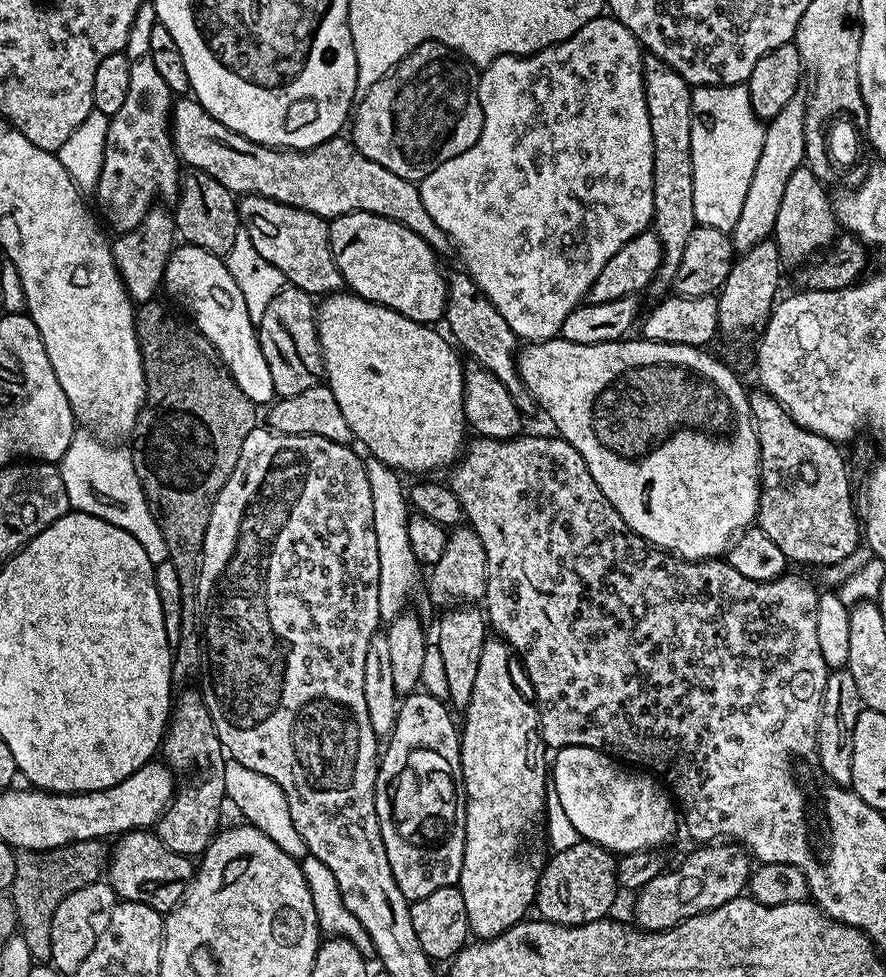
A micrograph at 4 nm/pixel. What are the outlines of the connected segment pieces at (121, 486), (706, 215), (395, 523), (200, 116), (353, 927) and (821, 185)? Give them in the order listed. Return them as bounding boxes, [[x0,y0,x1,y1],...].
[[58,430,169,565],[690,84,764,233],[364,457,420,622],[170,98,450,254],[226,759,373,958],[772,166,838,266]]

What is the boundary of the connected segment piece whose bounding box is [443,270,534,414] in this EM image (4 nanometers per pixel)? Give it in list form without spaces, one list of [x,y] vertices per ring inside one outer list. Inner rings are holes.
[[[457,270],[453,276],[447,277],[447,282],[448,306],[444,310],[443,323],[448,324],[449,330],[452,331],[451,339],[465,357],[468,355],[472,362],[494,374],[494,378],[498,378],[498,382],[506,386],[521,413],[528,414],[528,411],[534,408],[534,401],[516,368],[518,337],[510,330],[510,326],[506,326],[506,318],[502,318],[498,310],[494,310],[492,303],[478,290],[478,286],[468,277],[467,272]]]

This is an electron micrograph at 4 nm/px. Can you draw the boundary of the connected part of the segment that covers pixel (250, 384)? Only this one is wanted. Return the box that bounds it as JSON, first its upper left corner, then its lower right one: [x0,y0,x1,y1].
[162,243,277,405]

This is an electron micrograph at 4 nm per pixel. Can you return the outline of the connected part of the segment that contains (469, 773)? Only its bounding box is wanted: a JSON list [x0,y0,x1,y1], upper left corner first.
[458,640,550,940]

